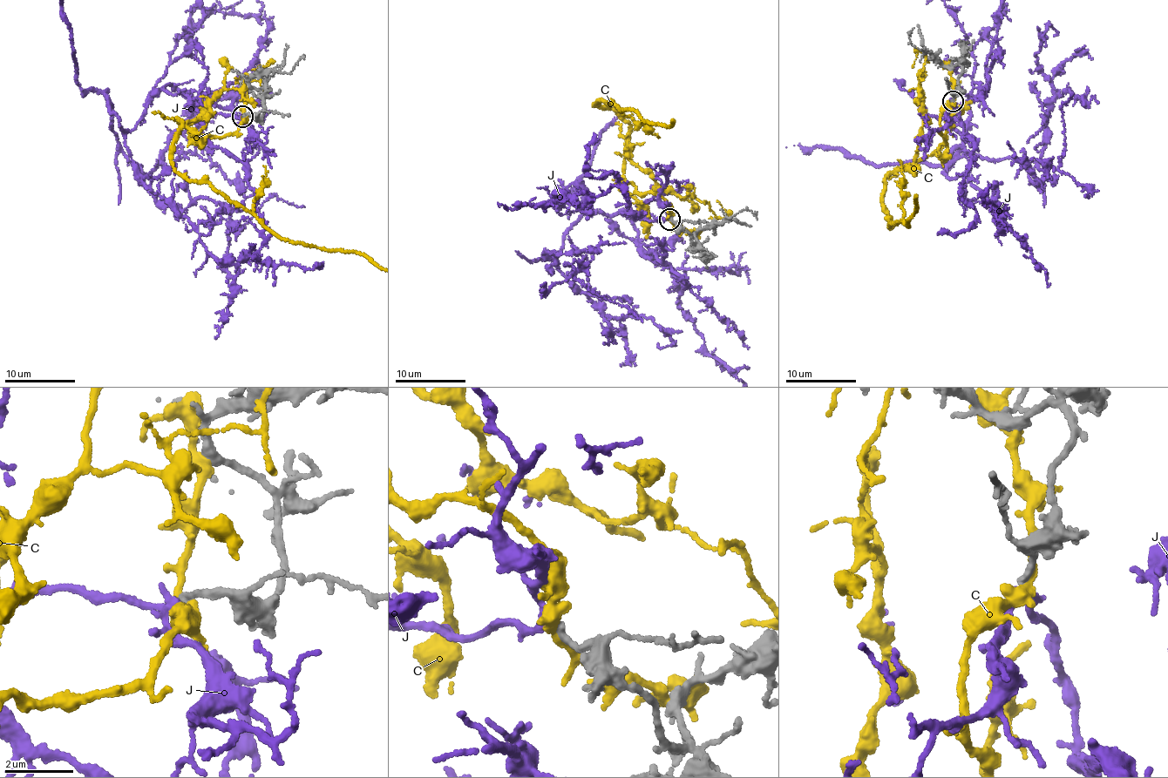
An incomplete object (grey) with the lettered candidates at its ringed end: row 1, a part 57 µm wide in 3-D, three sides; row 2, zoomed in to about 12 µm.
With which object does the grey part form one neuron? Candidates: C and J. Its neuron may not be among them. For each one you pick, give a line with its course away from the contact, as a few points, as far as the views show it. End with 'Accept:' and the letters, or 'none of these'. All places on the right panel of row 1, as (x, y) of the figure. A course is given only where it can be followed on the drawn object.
J: via (954, 101), (968, 166), (945, 172), (967, 155), (1009, 158), (1039, 184), (1023, 163), (1061, 164), (1073, 93)
Accept: J

